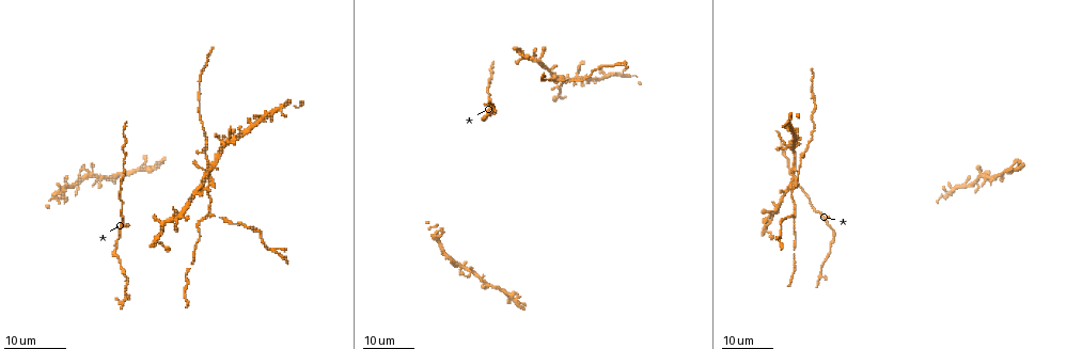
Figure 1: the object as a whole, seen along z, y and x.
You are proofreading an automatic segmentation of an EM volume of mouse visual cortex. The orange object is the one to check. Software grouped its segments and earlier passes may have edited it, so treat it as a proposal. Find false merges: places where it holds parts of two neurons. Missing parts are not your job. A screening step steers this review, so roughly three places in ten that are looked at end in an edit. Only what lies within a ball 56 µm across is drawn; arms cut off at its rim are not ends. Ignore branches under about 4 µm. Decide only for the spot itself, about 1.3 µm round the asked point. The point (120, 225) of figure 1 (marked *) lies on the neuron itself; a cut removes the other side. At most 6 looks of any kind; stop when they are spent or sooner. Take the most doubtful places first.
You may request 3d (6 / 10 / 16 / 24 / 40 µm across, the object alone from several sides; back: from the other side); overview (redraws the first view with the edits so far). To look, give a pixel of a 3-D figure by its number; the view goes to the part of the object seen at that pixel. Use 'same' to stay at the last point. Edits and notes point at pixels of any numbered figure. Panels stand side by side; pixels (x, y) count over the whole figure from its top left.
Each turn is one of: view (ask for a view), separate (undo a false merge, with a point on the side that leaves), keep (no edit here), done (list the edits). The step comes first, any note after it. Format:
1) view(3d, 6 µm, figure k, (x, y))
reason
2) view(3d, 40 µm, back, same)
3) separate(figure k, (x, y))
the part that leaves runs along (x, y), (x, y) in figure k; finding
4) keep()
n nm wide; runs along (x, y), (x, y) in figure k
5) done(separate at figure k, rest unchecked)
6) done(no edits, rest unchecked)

view(3d, 16 µm, figure 1, (206, 191))
three arms meet

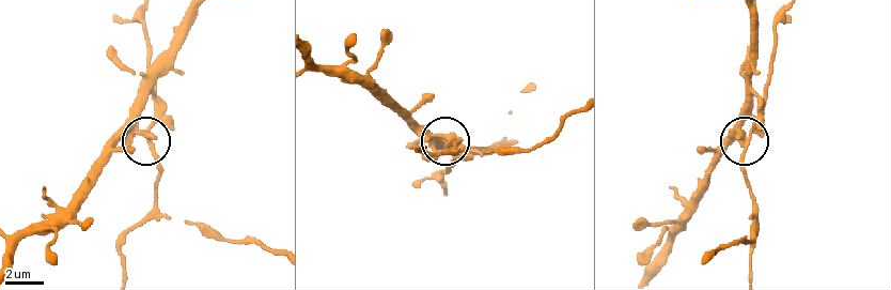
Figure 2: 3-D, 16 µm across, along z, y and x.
view(3d, 10 µm, figure 2, (747, 138))

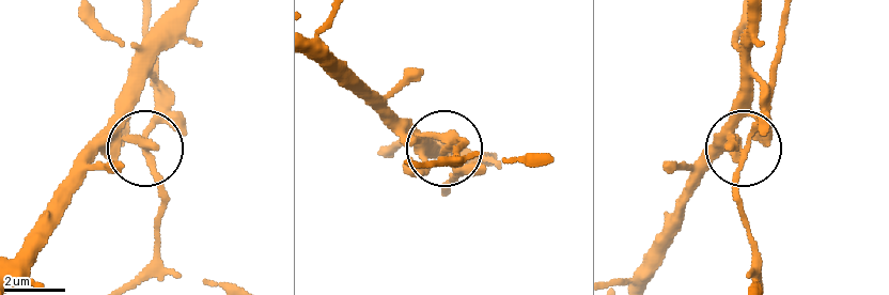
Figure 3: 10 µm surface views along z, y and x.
keep()
side arm 22 µm; continuous, no second neuron

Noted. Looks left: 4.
view(3d, 16 µm, figure 1, (579, 74))
small branch off a trunk

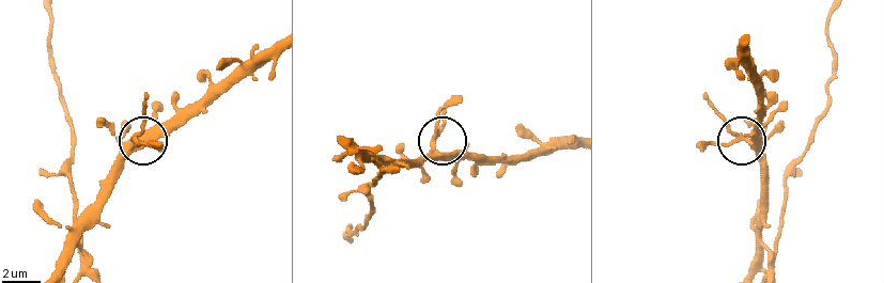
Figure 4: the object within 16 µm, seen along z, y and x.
view(3d, 6 µm, figure 4, (436, 146))

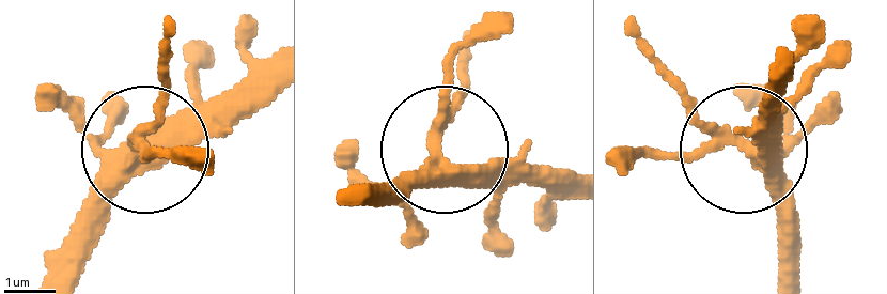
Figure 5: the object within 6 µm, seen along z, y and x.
keep()
370 nm wide; continuous, no second neuron

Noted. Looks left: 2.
view(3d, 16 µm, figure 1, (490, 85))

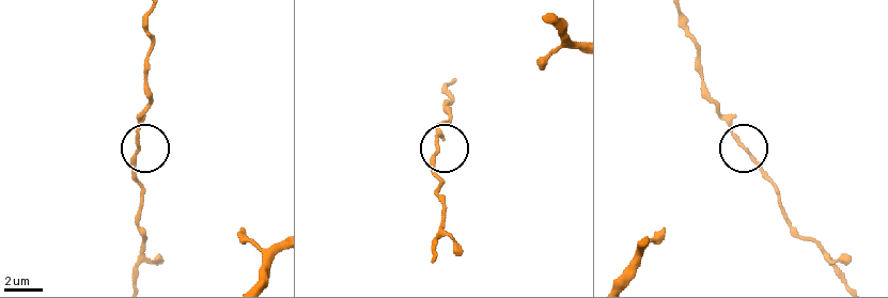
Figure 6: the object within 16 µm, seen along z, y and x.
view(3d, 10 µm, figure 6, (739, 143))

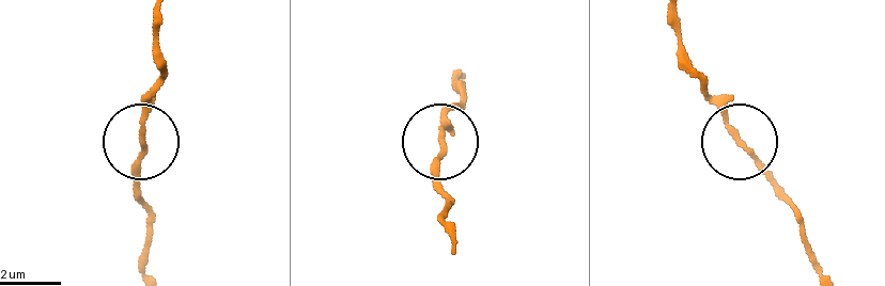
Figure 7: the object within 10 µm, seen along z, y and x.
keep()
runs along (151, 273), (141, 113), (164, 62) in figure 7; continuous, no second neuron

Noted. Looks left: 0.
done(no edits, rest unchecked)

